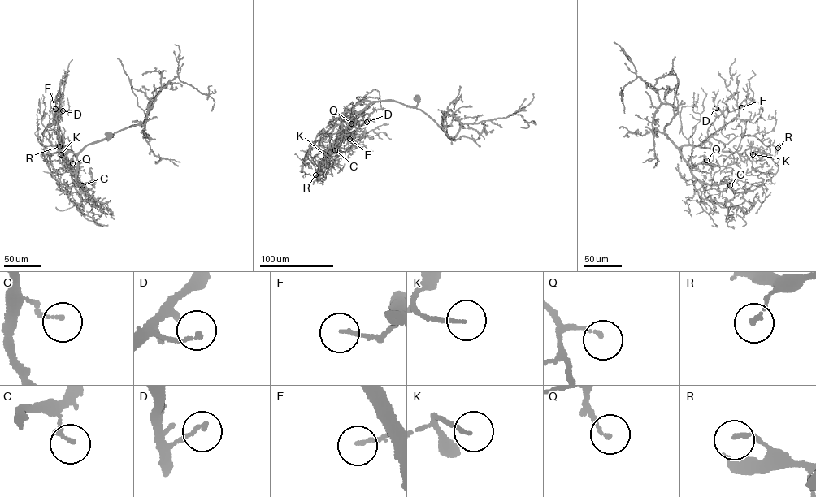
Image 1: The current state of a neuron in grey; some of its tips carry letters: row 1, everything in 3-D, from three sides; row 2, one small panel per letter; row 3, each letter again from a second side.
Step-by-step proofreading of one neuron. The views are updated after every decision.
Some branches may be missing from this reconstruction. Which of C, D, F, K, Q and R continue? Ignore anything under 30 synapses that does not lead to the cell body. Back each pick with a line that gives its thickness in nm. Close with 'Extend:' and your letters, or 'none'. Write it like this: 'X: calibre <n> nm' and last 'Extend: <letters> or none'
Q: calibre 130 nm
Extend: Q

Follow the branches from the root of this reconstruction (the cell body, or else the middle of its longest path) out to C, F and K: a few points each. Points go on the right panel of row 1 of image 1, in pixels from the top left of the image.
C: (654, 131), (666, 134), (698, 179), (710, 184), (720, 184), (727, 179), (730, 185)
F: (654, 131), (666, 134), (679, 148), (698, 144), (732, 121), (741, 107)
K: (654, 131), (666, 134), (679, 148), (697, 144), (740, 155), (749, 147), (754, 147), (753, 154)

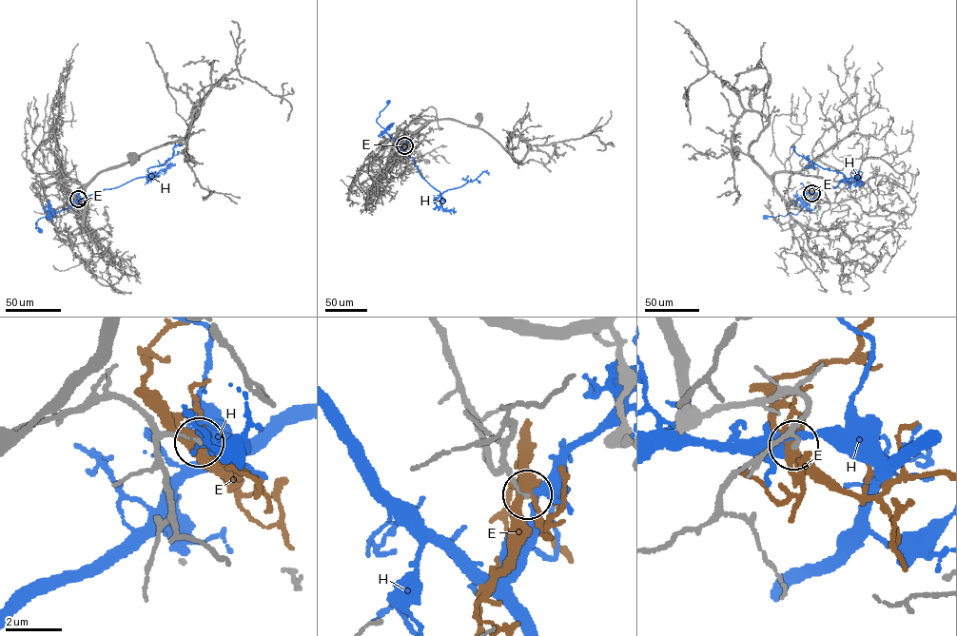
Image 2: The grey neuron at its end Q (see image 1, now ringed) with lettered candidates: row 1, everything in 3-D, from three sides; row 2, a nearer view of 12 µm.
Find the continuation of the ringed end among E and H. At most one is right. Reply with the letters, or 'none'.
E

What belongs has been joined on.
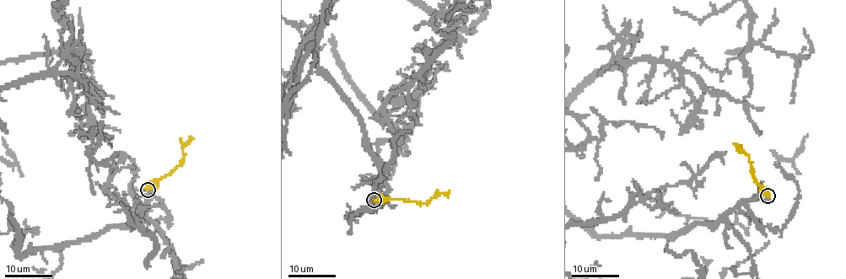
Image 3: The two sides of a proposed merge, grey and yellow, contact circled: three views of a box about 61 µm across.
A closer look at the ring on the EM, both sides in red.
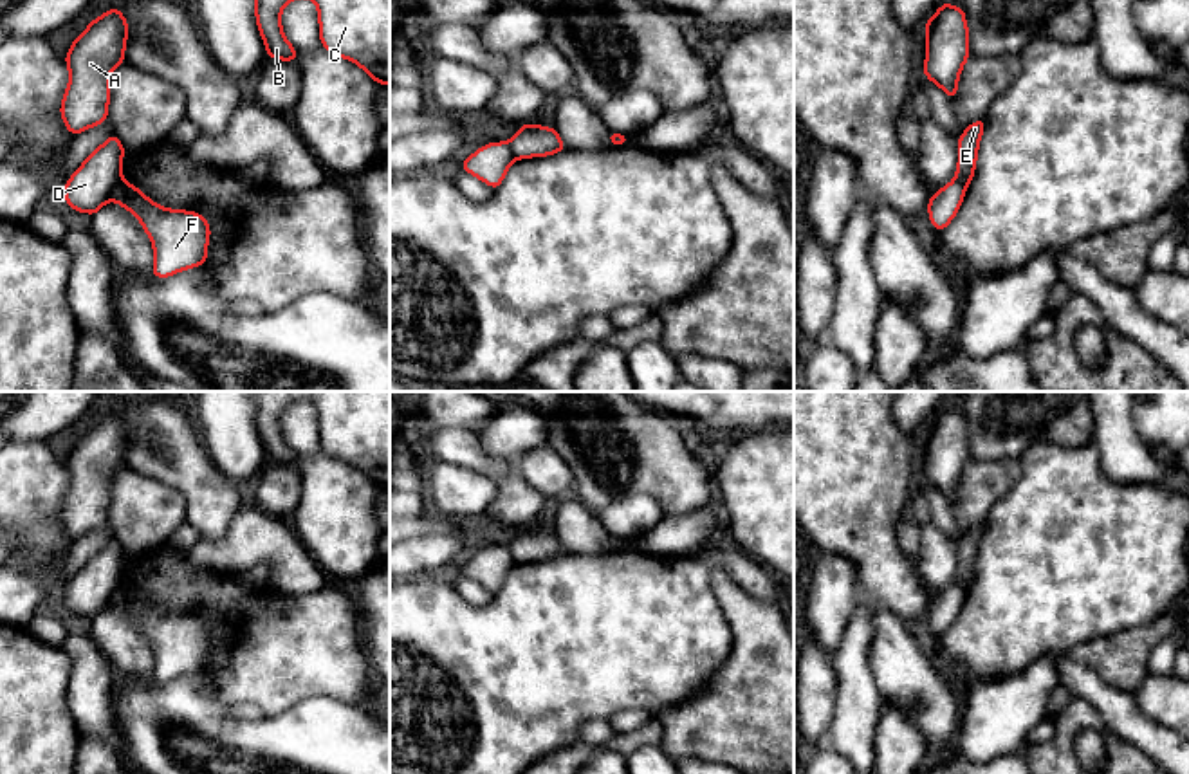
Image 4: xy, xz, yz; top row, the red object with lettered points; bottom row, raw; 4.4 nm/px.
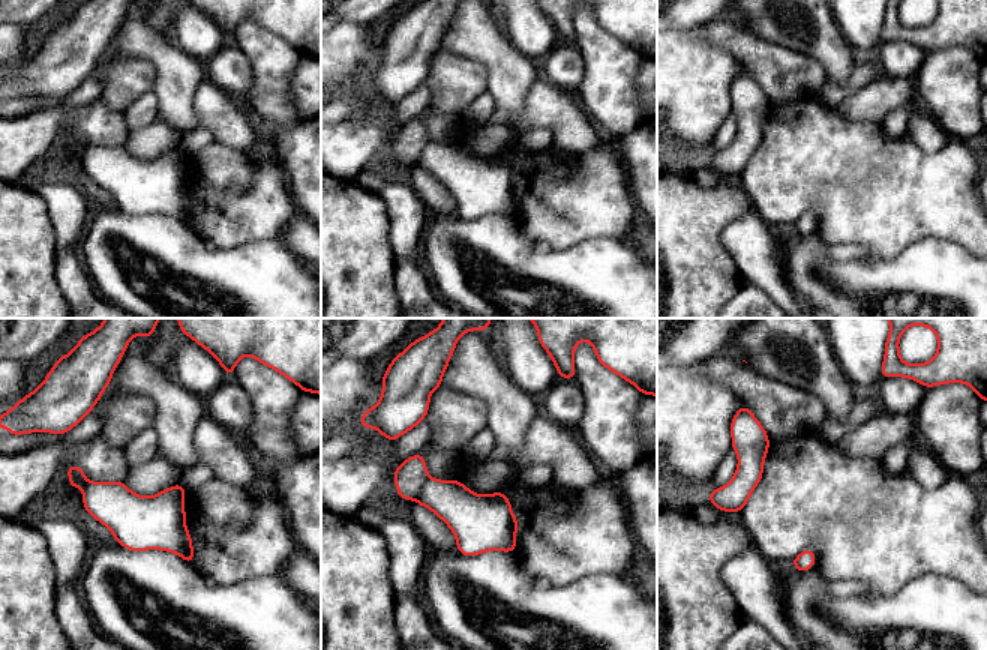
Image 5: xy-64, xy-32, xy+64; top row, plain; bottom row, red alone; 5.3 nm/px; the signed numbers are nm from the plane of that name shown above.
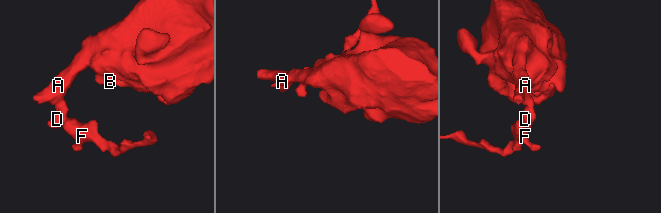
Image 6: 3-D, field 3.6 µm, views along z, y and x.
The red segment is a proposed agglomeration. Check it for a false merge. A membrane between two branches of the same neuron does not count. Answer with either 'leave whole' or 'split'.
split

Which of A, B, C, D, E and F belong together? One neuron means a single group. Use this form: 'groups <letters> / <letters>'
groups A B C D E / F

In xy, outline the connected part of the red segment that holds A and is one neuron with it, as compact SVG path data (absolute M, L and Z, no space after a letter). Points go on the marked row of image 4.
M112 7L76 36L65 63L69 87L60 114L70 135L81 134L108 119L110 74L124 61L128 22Z

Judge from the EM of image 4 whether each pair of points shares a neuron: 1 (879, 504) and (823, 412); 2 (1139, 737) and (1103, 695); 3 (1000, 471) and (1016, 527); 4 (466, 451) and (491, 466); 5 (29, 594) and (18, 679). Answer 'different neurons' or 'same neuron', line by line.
1: same neuron
2: same neuron
3: different neurons
4: same neuron
5: different neurons

